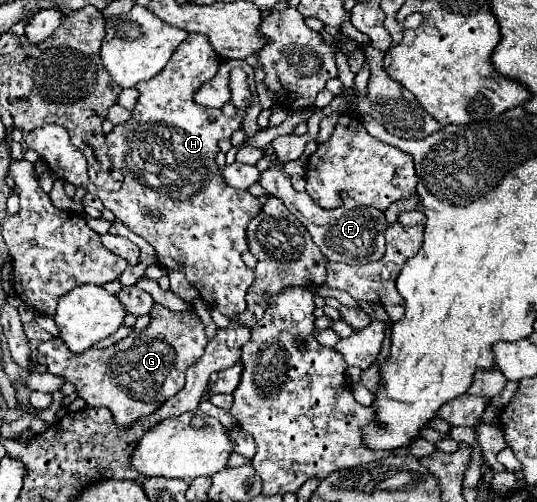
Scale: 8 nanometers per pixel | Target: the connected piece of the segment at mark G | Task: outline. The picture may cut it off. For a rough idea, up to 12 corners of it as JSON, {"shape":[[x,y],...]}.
{"shape":[[155,303],[107,349],[37,361],[131,425],[183,389],[207,345],[195,309]]}

